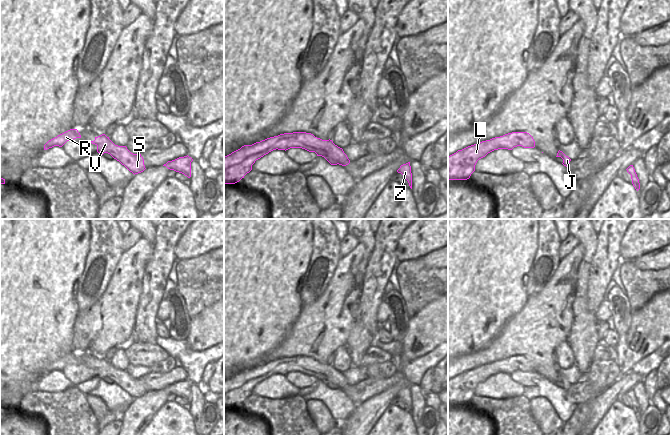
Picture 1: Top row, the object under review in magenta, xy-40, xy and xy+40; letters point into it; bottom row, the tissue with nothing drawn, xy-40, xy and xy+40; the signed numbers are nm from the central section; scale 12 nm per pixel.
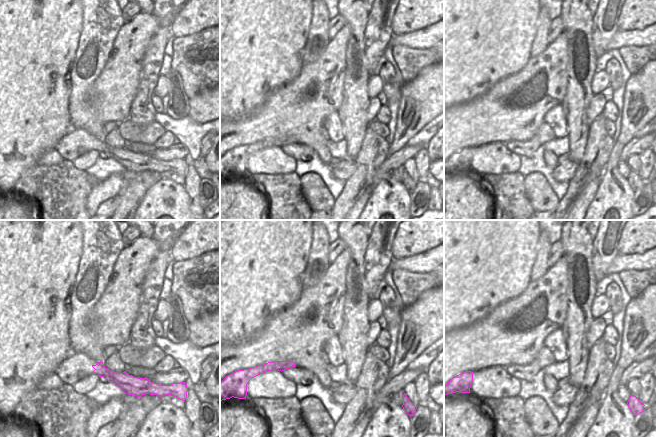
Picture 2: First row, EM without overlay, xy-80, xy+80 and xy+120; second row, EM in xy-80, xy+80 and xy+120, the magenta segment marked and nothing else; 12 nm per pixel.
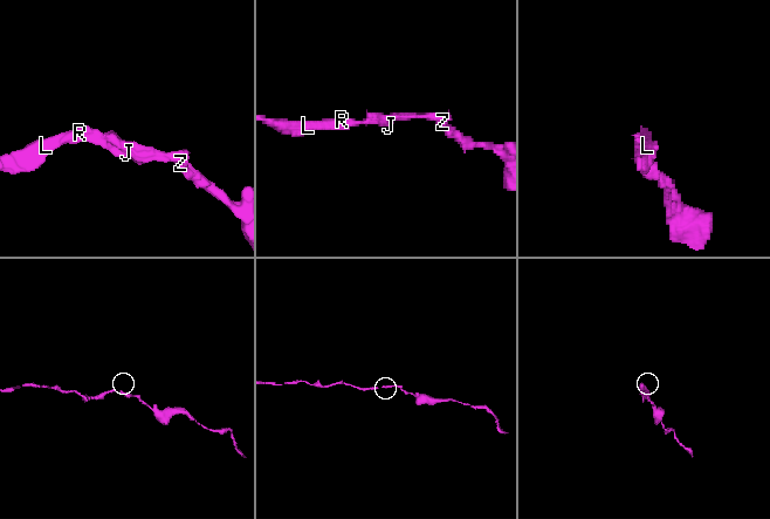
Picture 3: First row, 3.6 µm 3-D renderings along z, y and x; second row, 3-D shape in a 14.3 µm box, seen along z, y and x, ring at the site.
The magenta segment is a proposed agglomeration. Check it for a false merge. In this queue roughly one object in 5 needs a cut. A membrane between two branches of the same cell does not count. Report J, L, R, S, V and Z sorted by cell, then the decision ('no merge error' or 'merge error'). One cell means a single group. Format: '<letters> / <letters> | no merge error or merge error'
J L R S V Z | no merge error

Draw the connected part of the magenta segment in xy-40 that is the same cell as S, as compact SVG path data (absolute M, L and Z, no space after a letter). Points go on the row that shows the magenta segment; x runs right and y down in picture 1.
M105 134L95 137L95 140L91 143L97 146L98 153L101 155L104 153L110 154L134 175L146 169L141 154L131 153L126 146L115 145Z

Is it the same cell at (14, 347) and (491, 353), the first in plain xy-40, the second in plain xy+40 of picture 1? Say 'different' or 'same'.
different

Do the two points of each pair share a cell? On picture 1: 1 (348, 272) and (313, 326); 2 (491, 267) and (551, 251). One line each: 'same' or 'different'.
1: same
2: different

